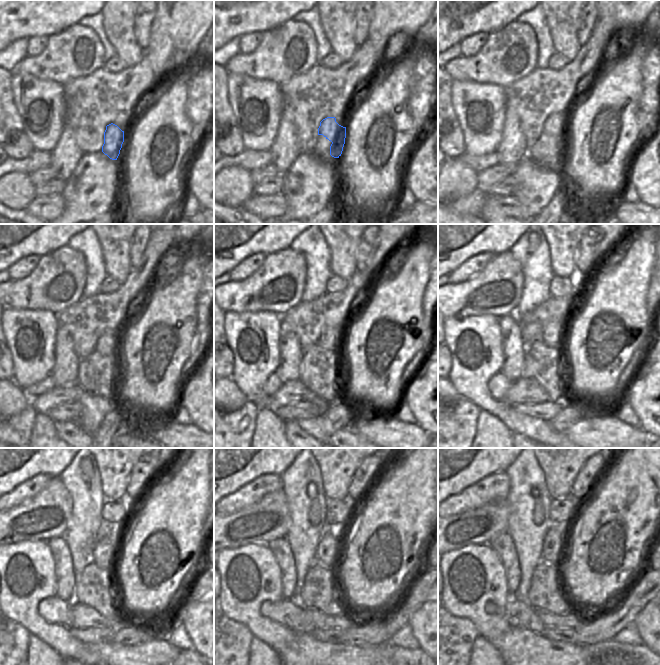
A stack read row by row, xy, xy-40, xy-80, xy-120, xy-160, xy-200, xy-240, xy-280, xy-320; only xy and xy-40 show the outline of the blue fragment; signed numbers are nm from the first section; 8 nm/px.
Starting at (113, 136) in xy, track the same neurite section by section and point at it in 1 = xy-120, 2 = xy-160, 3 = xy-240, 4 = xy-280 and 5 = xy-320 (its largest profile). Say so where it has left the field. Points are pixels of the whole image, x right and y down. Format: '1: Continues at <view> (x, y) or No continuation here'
1: Continues at xy-120 (106, 344)
2: Continues at xy-160 (329, 339)
3: Continues at xy-240 (103, 553)
4: Continues at xy-280 (327, 552)
5: Continues at xy-320 (553, 542).

